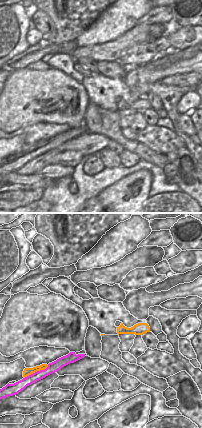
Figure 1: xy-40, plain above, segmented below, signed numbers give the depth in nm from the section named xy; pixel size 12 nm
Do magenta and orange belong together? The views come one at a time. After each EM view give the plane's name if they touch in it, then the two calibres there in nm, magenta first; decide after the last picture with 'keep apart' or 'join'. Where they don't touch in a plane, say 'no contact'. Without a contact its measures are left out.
meets magenta in xy-40; 130 nm thick on the magenta side, 100 nm on the other

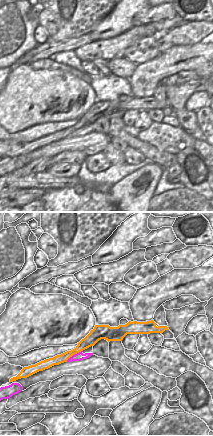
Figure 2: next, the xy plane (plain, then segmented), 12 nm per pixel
meets magenta in xy; 100 nm thick on the magenta side, 150 nm on the other

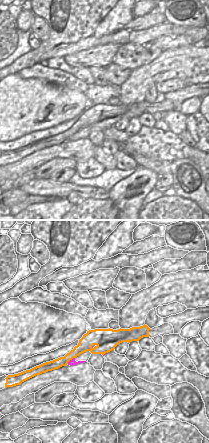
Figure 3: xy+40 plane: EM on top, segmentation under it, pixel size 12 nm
meets magenta in xy+40; 70 nm thick on the magenta side, 160 nm on the other

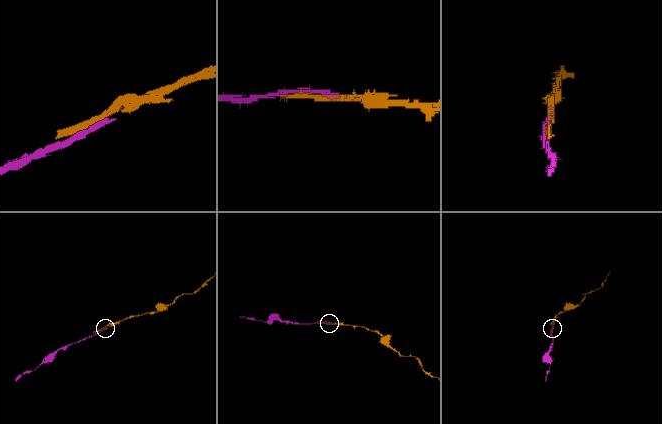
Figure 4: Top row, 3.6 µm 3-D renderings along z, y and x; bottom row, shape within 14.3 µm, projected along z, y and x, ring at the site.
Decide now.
join

